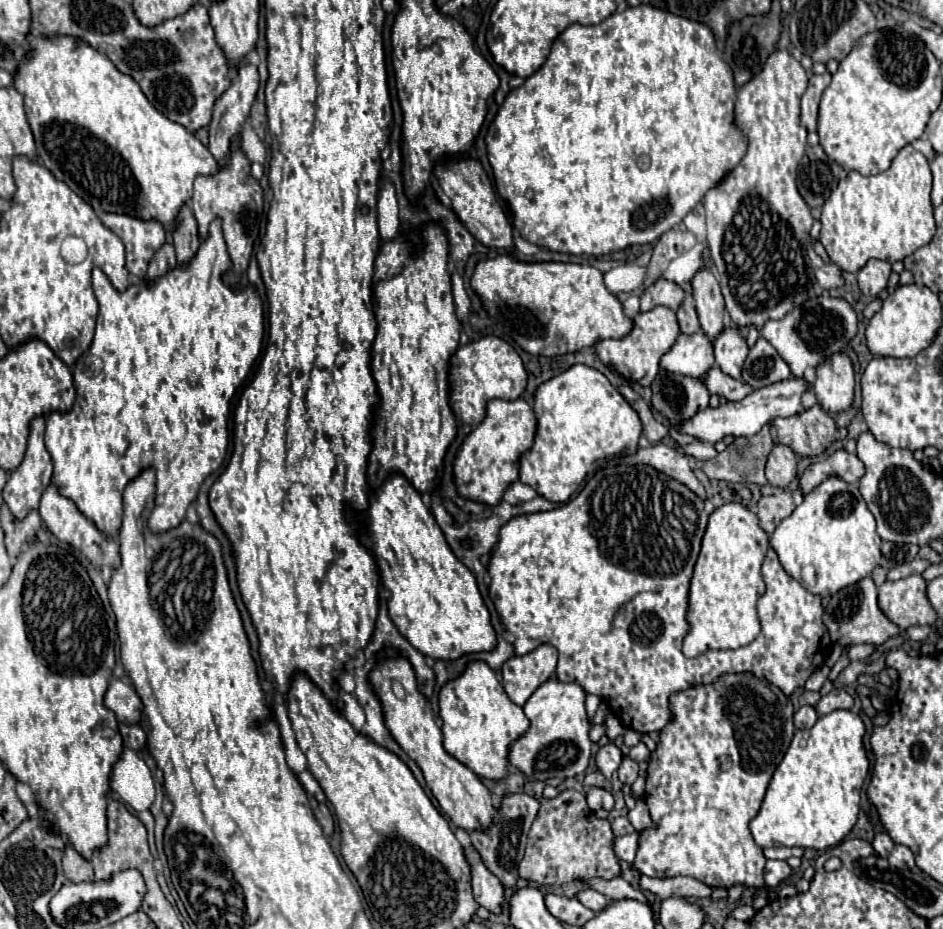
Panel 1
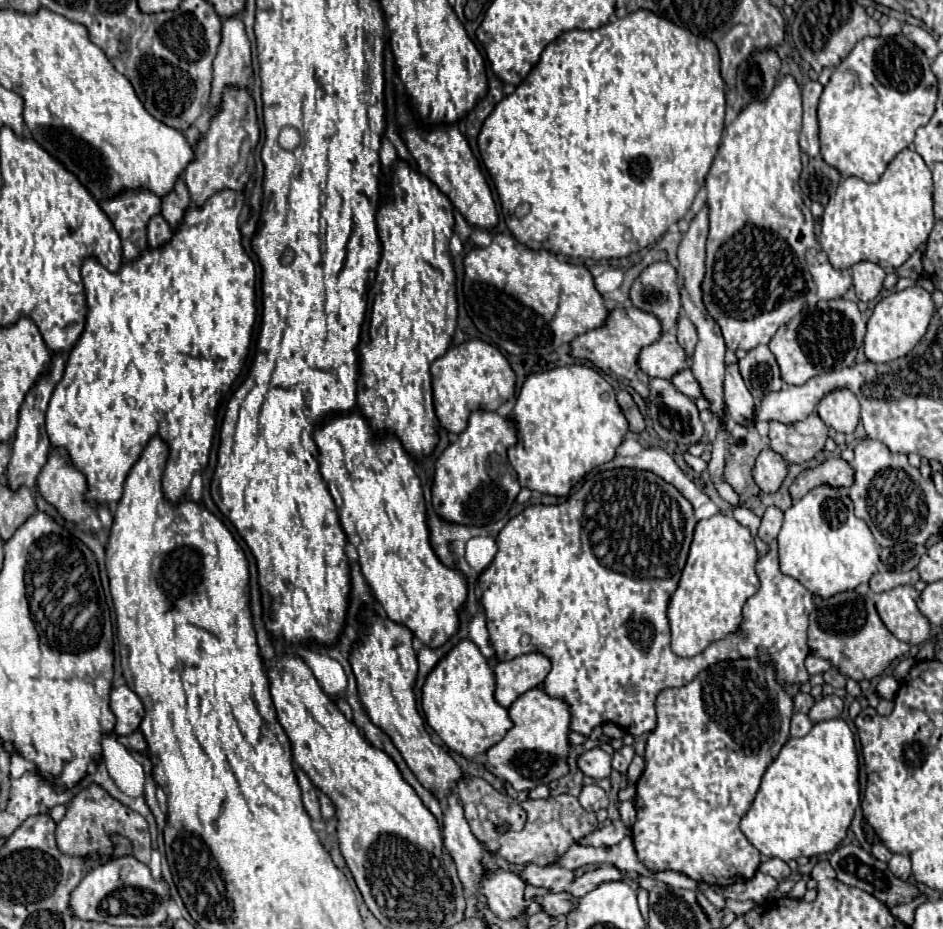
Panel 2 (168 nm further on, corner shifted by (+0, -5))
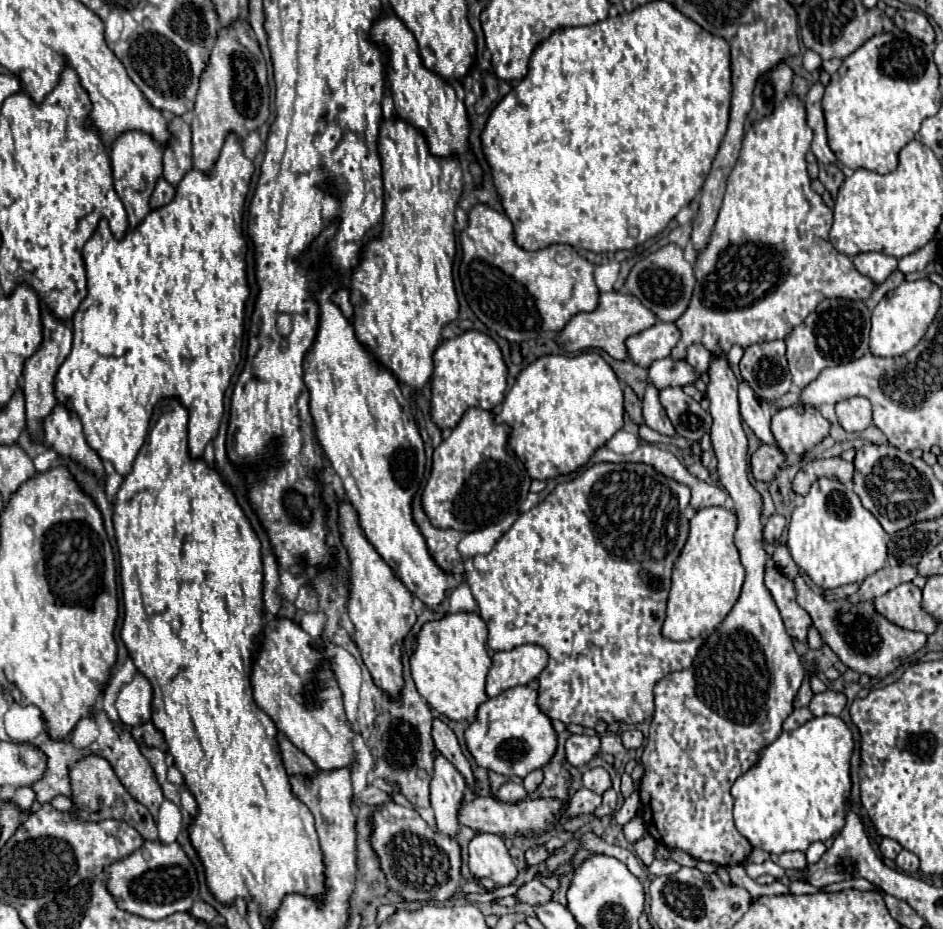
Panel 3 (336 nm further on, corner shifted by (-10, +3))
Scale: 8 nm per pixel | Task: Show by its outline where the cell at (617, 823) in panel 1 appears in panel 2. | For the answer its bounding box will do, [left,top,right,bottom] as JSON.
[578,820,630,846]

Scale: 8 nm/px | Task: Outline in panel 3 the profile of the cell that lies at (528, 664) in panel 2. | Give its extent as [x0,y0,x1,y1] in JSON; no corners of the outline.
[486,644,548,698]

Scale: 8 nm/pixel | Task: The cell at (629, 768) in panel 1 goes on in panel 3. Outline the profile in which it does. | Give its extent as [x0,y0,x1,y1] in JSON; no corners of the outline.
[622,730,644,748]

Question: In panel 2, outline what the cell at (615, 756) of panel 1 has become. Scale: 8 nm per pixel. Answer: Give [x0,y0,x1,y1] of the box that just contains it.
[578,748,612,780]

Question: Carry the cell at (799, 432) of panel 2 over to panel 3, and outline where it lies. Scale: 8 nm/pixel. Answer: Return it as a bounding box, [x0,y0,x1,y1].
[772,406,830,456]

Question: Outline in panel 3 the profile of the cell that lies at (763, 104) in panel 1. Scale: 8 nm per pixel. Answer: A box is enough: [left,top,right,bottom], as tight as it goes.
[670,94,874,360]

